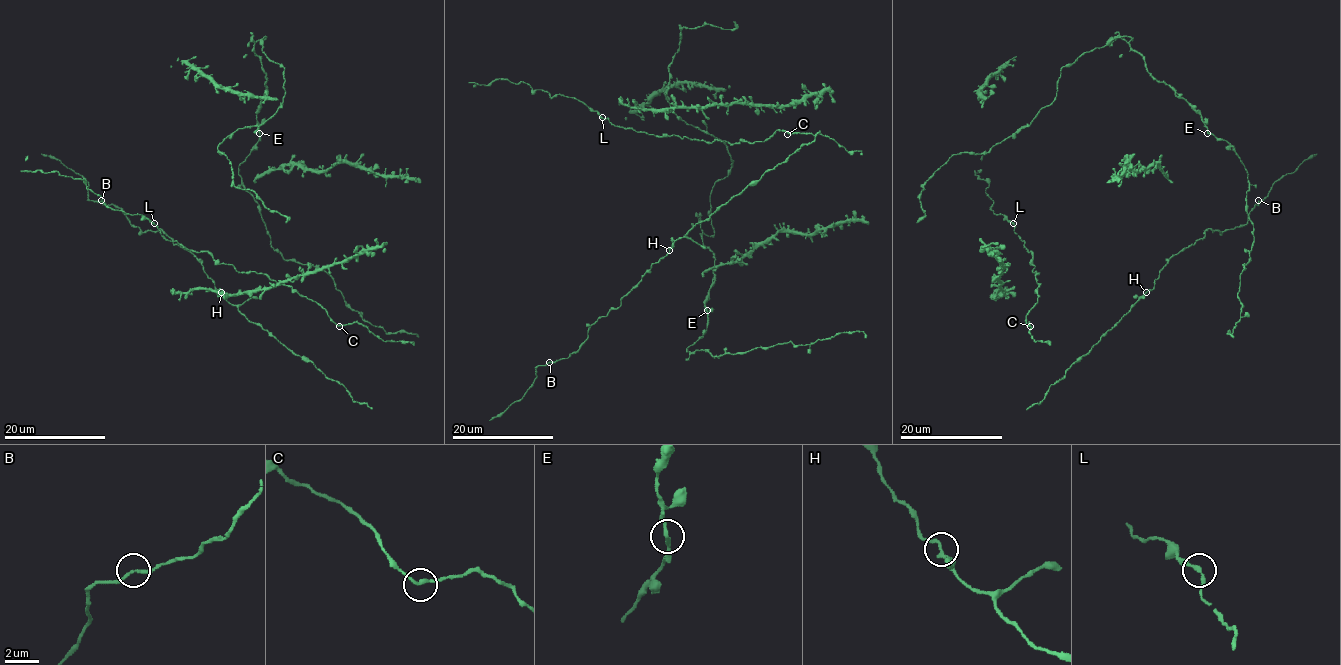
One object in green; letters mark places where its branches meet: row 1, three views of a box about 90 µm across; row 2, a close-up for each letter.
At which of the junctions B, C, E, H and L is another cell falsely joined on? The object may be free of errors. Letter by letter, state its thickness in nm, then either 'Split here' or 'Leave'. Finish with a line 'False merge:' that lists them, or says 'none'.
B: Thickness 200 nm. Leave
C: Thickness 200 nm. Leave
E: Thickness 200 nm. Leave
H: Thickness 200 nm. Leave
L: Thickness 200 nm. Leave
False merge: none

